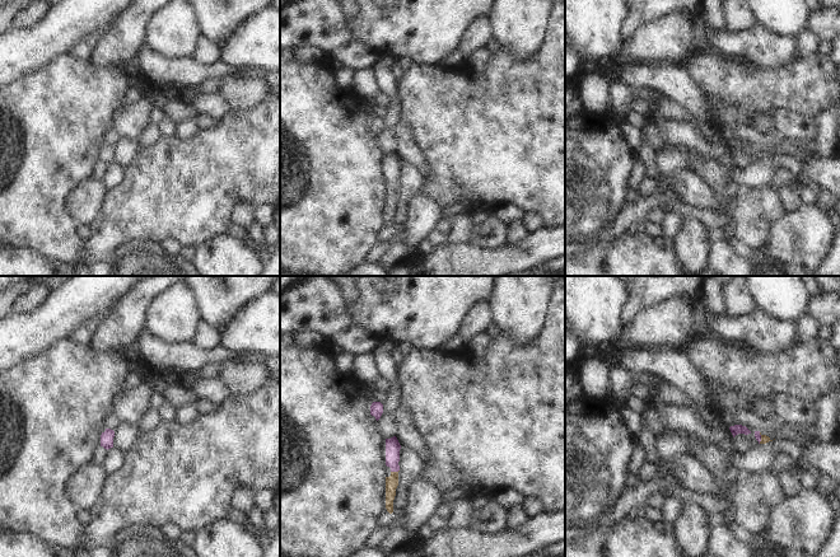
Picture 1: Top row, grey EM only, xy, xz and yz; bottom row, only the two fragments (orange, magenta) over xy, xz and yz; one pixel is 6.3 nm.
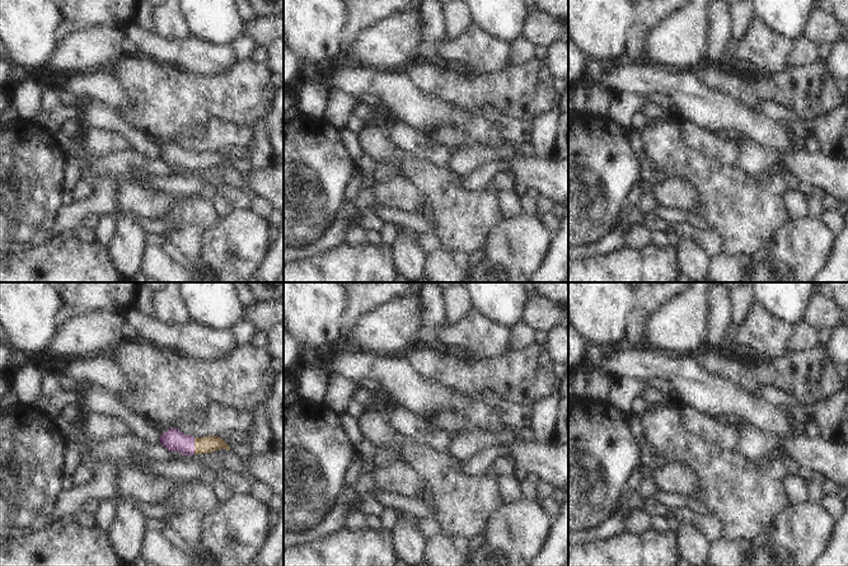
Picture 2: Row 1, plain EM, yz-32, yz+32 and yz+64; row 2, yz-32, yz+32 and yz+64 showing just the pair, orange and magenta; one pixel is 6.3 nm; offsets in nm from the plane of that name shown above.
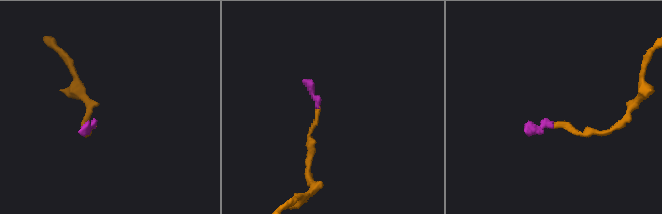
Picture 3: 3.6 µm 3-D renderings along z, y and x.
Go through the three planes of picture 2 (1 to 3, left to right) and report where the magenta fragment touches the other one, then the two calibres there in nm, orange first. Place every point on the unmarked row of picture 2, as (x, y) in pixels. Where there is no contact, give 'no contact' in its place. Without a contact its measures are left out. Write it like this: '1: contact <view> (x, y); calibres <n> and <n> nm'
1: contact yz-32 (195, 160); calibres 110 and 140 nm
2: no contact
3: no contact

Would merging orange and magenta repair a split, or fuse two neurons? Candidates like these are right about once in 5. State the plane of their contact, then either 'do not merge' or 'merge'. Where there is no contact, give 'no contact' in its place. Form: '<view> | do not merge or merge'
xz | merge

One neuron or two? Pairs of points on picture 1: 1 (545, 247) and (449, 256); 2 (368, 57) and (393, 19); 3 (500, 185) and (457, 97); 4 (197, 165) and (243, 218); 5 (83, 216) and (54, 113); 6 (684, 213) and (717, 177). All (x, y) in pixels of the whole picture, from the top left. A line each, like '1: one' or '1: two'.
1: one
2: two
3: one
4: two
5: two
6: two

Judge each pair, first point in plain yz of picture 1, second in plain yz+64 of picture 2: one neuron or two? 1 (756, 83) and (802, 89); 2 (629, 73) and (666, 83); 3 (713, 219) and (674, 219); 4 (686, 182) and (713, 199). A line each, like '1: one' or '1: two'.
1: one
2: one
3: one
4: two

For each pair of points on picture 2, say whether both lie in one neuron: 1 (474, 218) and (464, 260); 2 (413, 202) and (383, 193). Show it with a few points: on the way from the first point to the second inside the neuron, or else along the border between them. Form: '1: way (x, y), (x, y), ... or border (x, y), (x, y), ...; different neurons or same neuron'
1: border (451, 253), (458, 251), (471, 257); different neurons
2: way (406, 196), (390, 193); same neuron

